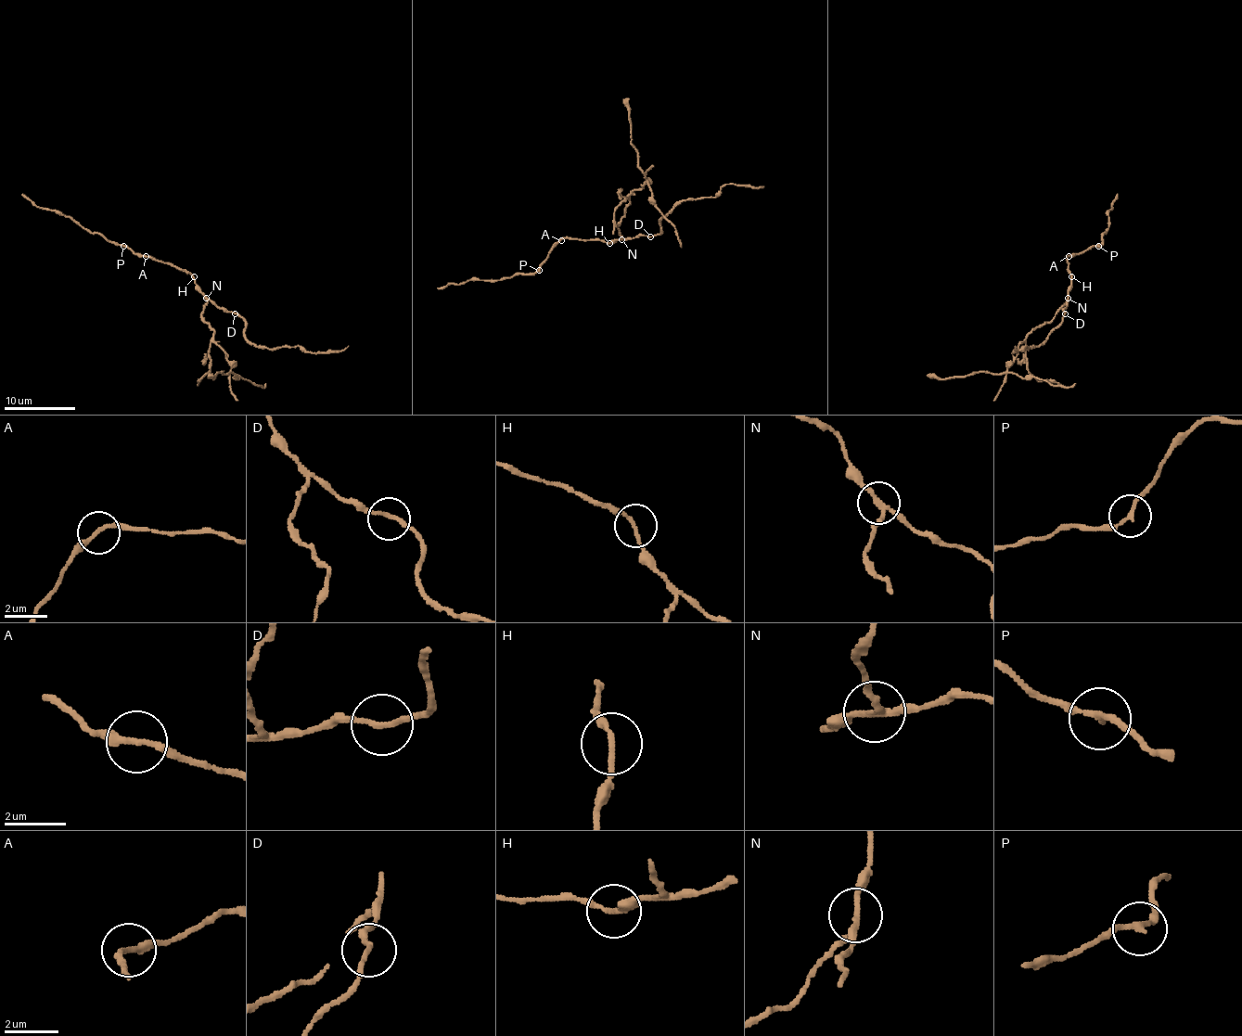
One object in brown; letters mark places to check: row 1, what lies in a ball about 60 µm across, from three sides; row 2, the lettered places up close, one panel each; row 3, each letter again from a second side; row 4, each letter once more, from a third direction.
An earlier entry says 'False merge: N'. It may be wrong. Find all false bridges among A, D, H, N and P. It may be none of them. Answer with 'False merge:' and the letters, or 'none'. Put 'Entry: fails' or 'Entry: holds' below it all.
False merge: N
Entry: holds

